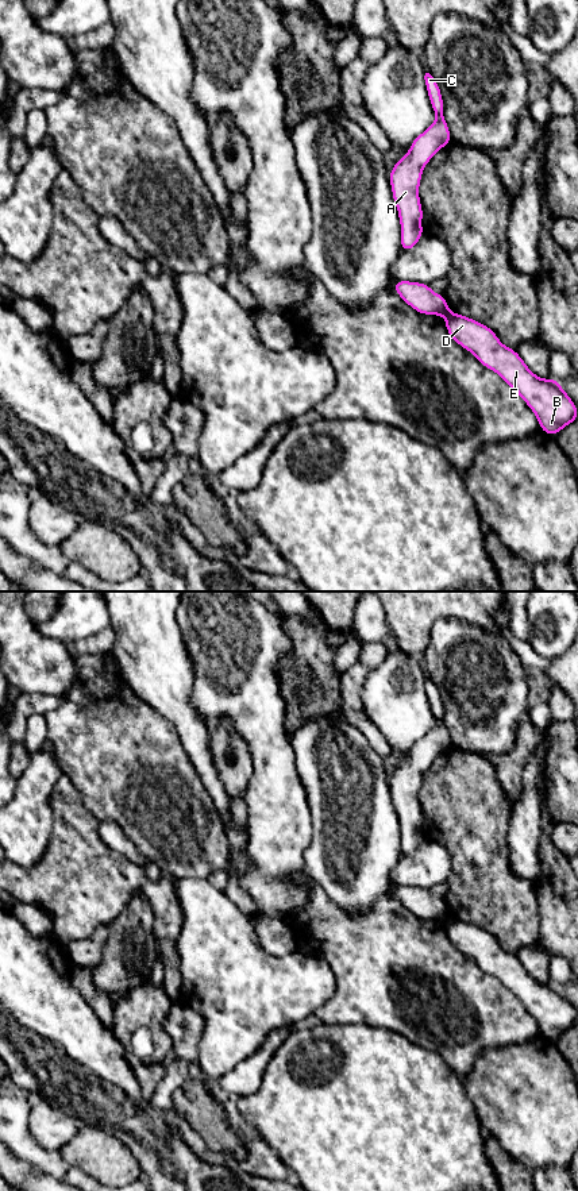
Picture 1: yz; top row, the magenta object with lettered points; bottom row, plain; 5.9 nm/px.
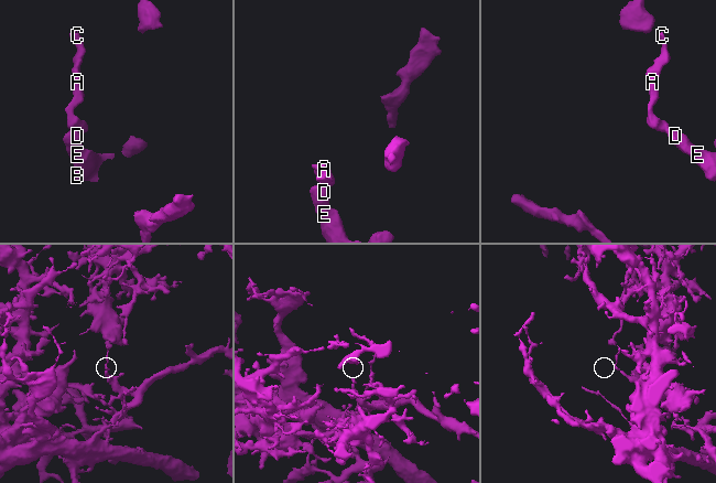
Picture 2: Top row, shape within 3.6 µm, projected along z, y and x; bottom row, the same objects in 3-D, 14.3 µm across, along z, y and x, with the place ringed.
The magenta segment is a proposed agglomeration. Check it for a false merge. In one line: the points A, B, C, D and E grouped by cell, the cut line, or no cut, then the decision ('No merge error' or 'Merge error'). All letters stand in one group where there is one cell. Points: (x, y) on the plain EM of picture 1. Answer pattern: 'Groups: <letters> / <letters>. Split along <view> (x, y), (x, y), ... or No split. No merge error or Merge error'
Groups: A C / B D E. Split along yz (449, 916), (444, 921). Merge error

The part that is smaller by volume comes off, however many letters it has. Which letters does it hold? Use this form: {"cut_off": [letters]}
{"cut_off": ["A", "C"]}

